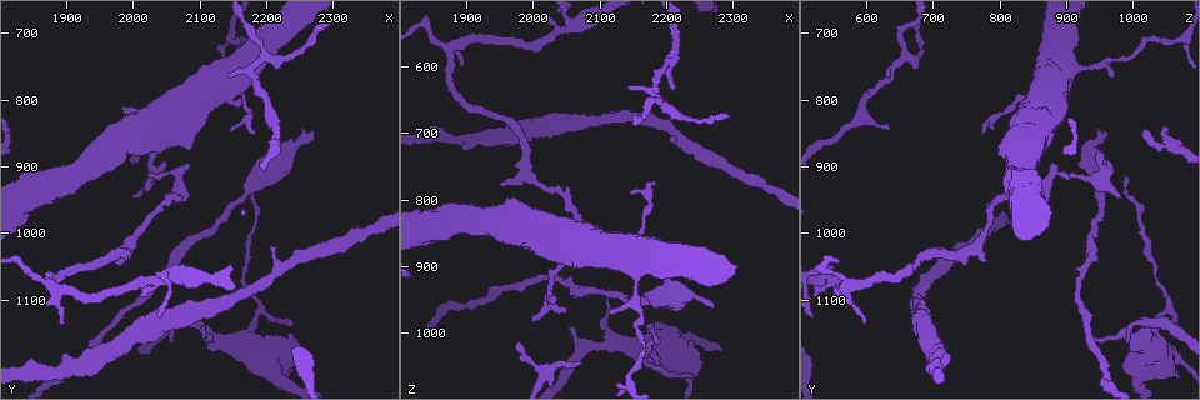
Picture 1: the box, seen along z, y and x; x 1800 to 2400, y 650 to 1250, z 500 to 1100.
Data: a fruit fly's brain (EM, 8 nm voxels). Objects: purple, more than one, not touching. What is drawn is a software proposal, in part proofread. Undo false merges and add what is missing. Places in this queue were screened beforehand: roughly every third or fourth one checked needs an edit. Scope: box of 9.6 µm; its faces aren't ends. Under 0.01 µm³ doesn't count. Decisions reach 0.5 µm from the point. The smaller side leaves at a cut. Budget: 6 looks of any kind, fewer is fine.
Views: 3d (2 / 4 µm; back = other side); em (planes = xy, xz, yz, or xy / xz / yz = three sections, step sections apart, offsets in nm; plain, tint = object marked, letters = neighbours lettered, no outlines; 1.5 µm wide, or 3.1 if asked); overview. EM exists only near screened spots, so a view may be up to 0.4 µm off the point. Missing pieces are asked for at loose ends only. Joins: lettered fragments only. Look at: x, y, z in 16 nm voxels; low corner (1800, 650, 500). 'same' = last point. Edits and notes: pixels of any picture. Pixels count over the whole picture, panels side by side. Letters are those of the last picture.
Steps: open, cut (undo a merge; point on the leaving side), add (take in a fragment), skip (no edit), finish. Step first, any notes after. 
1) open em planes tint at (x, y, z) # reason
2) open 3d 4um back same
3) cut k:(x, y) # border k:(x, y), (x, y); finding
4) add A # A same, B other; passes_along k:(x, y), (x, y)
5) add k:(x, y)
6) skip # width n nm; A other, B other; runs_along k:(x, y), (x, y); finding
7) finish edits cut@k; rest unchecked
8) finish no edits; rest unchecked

open 3d 2um at (2060, 1160, 990) # tapers out

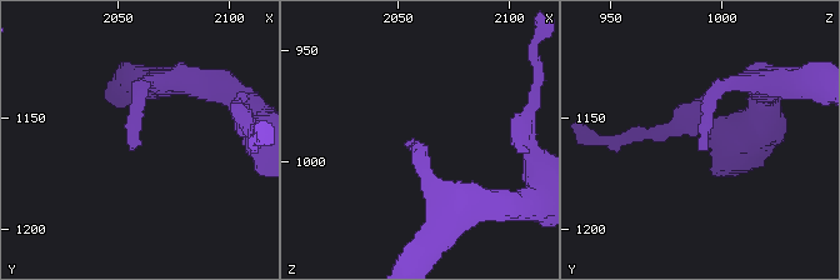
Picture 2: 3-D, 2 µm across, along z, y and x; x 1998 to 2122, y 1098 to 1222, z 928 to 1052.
open em xz step 4 tint at (2055, 1165, 990) # now the EM

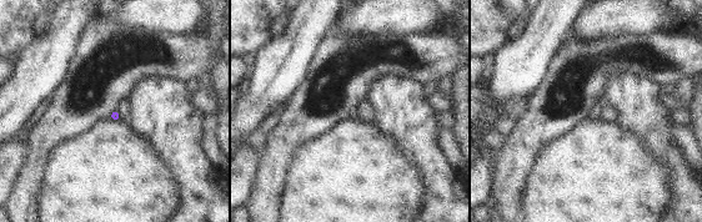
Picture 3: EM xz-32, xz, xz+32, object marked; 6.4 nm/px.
open em planes letters same # another direction

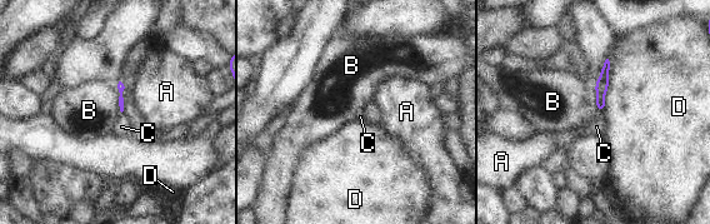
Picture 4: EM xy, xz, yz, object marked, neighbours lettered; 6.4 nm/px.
add C # A other, B other, C same, D other; passes_along 4:(603, 83), (601, 110), (596, 127); it goes on there

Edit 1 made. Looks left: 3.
open overview

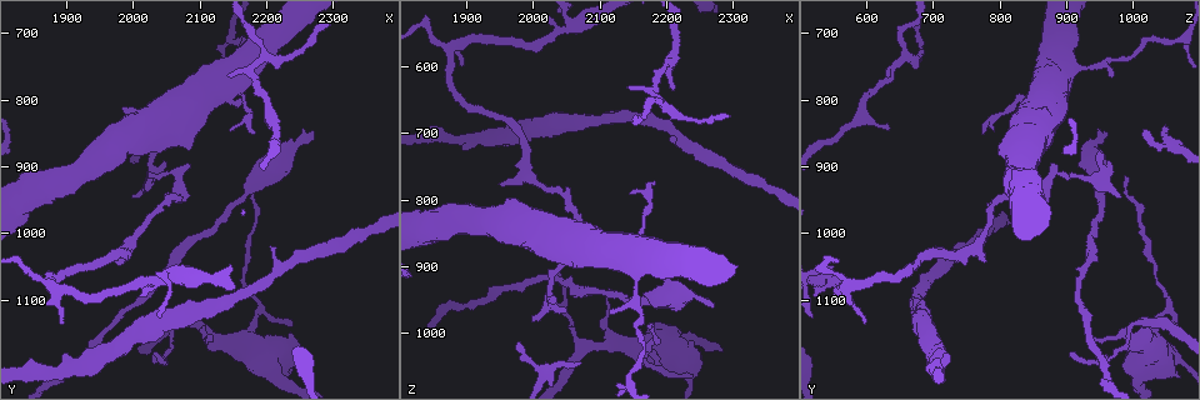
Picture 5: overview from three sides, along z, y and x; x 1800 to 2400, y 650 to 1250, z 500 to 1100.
open em yz step 4 tint at (2275, 850, 960) # free end

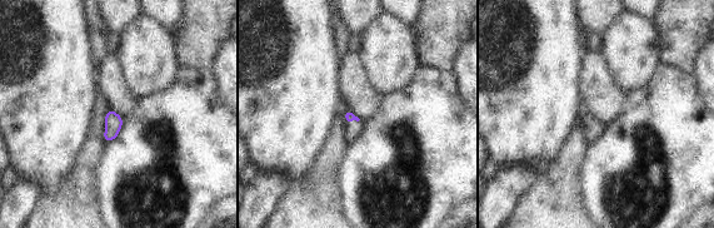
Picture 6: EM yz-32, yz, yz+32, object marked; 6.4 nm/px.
open em planes letters same

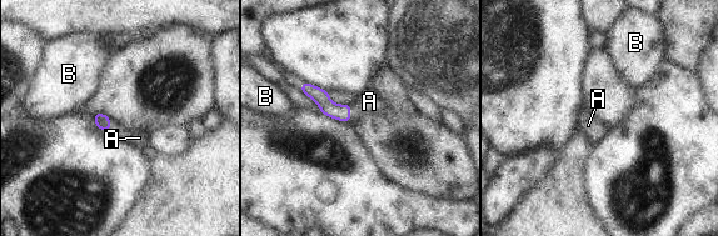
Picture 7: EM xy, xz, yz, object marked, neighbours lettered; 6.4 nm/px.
add A # longest_contact A 110 nm; A same, B other; the neuron continues

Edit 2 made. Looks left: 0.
finish edits add@4, add@7; rest unchecked

